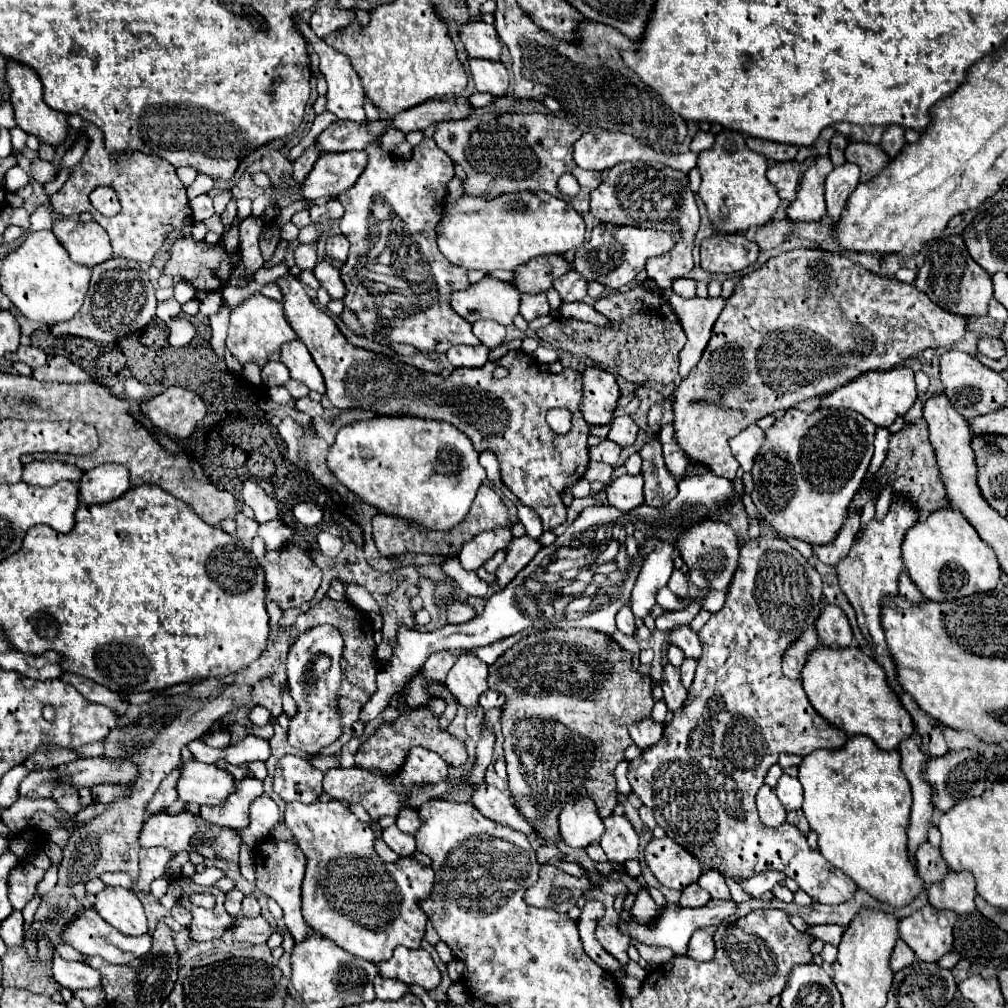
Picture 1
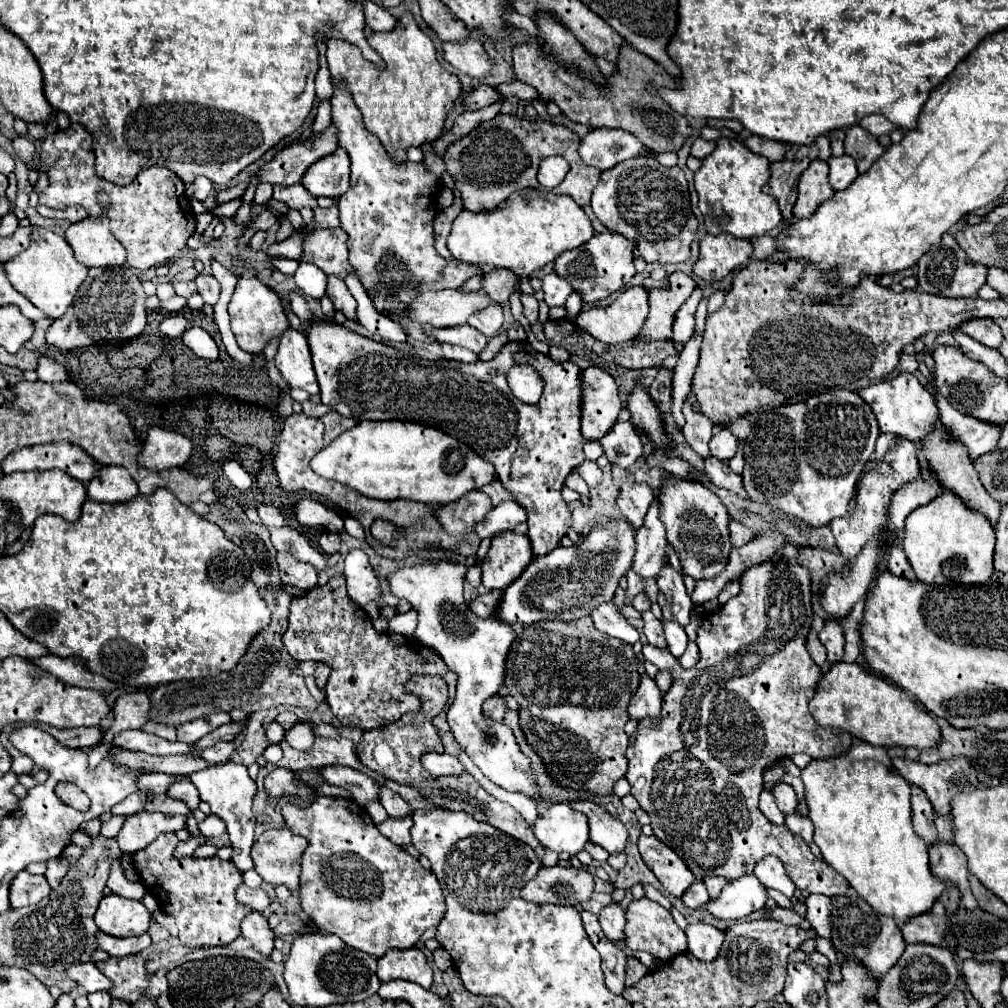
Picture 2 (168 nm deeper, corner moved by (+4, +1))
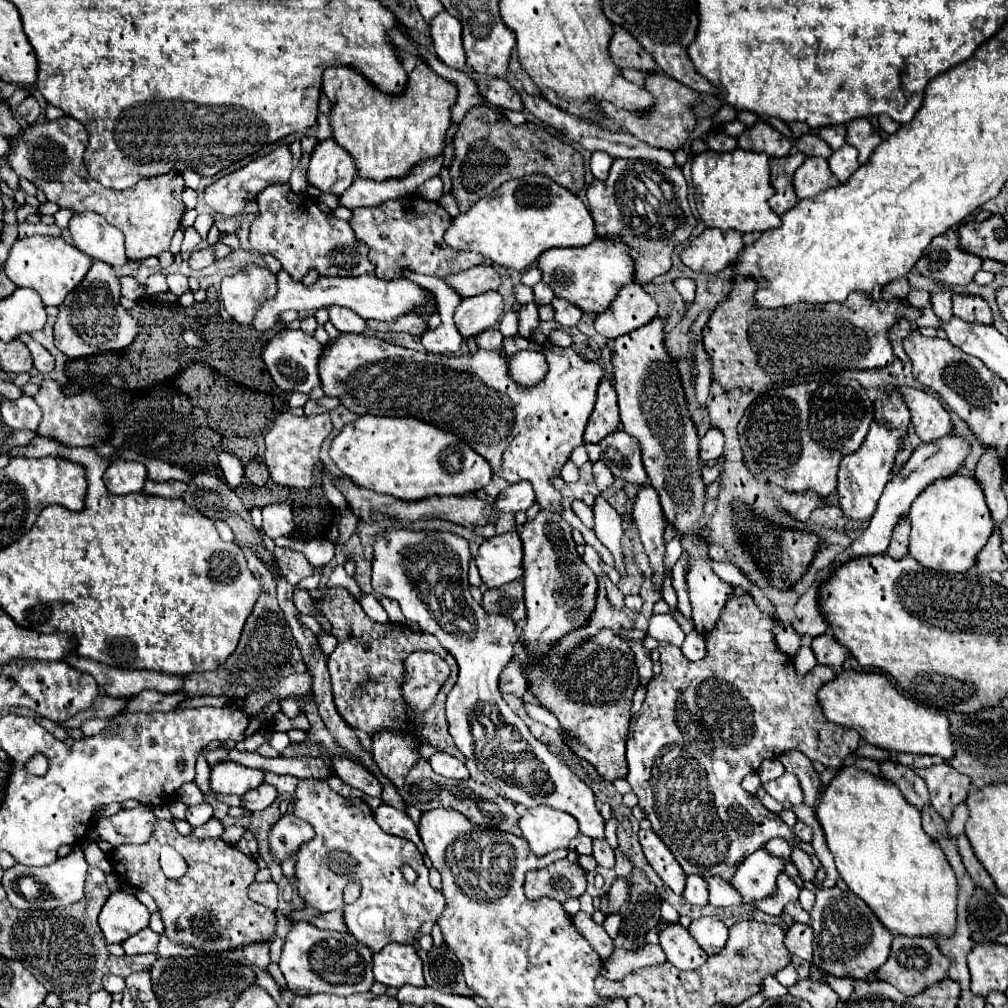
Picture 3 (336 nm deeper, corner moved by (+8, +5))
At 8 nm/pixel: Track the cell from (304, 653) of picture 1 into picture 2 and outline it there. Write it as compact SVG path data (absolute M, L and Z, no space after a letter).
M298 722L296 726L292 726L288 732L286 732L286 742L294 748L294 750L308 750L314 742L314 732L312 732L312 726L310 724L304 724L304 722Z

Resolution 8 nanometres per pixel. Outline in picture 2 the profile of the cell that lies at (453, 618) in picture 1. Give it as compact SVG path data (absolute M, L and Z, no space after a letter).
M490 590L488 594L482 594L478 596L472 604L470 604L470 610L474 610L474 614L482 616L482 618L496 618L496 610L498 610L498 604L502 600L502 594L504 592L494 592Z

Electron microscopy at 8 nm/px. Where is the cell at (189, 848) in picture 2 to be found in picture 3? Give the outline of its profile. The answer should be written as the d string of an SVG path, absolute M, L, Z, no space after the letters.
M210 818L206 824L202 824L202 826L198 826L198 828L192 828L192 834L196 836L196 838L220 838L220 834L224 832L224 828L222 828L222 824L220 824L220 820L216 820L216 818Z

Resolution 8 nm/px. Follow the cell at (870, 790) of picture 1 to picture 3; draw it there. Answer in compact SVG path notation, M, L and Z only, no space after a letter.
M856 756L852 764L822 786L818 794L816 818L822 826L828 850L834 854L836 868L848 888L862 898L880 922L892 934L906 936L936 936L954 934L956 926L956 876L940 850L920 826L920 812L910 806L896 784L880 774L880 762Z

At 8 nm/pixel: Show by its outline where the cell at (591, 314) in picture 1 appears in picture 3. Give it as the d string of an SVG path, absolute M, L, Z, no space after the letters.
M636 282L626 284L622 292L612 300L606 312L598 314L594 320L596 332L614 340L622 334L628 334L646 322L650 322L658 312L654 298Z

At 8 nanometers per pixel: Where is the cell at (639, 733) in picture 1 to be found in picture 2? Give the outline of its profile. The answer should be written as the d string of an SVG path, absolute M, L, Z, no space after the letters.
M642 676L638 690L630 700L630 708L628 708L630 718L644 720L646 716L658 716L660 708L662 708L662 692L658 690L654 678Z

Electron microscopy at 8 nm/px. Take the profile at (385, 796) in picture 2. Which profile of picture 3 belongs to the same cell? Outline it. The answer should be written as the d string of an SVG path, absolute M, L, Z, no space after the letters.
M334 758L334 772L352 788L362 790L366 796L372 796L372 798L382 796L380 780L372 772L368 772L364 766L360 766L358 762L352 762L346 758Z

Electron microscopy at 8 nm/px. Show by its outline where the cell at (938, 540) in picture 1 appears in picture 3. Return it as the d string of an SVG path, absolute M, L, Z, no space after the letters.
M956 474L946 480L936 480L926 490L922 490L912 504L908 518L912 526L908 554L914 556L914 560L918 560L924 568L938 570L938 572L968 572L976 564L978 552L982 550L982 546L986 546L994 530L994 522L990 520L990 510L986 508L986 500L980 484L964 474Z

